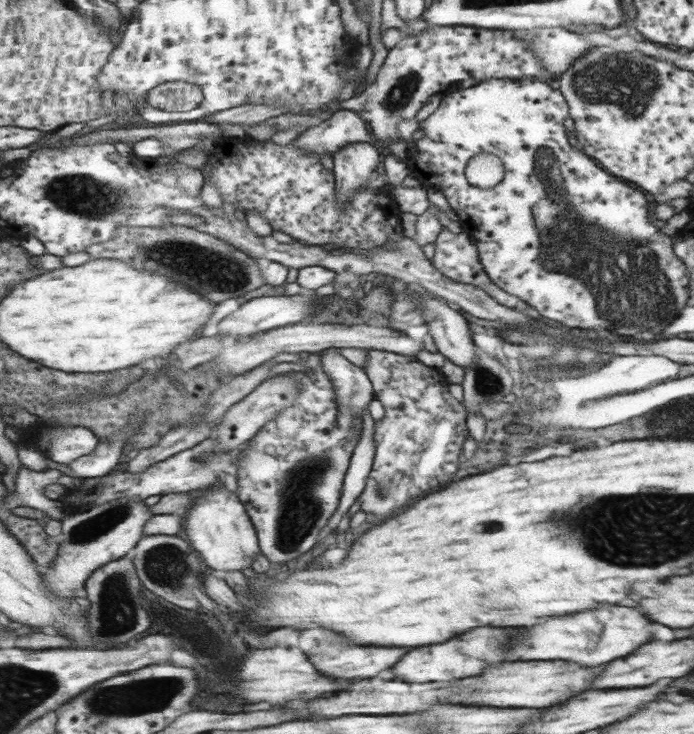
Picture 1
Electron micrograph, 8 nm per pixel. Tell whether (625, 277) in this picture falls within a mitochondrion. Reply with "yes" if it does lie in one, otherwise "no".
yes

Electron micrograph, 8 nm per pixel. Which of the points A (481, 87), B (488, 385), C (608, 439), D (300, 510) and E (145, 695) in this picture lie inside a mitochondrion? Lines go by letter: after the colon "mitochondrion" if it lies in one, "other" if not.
A: other
B: mitochondrion
C: other
D: mitochondrion
E: mitochondrion

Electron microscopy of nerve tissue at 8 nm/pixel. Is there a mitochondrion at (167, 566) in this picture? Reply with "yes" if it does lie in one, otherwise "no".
yes

